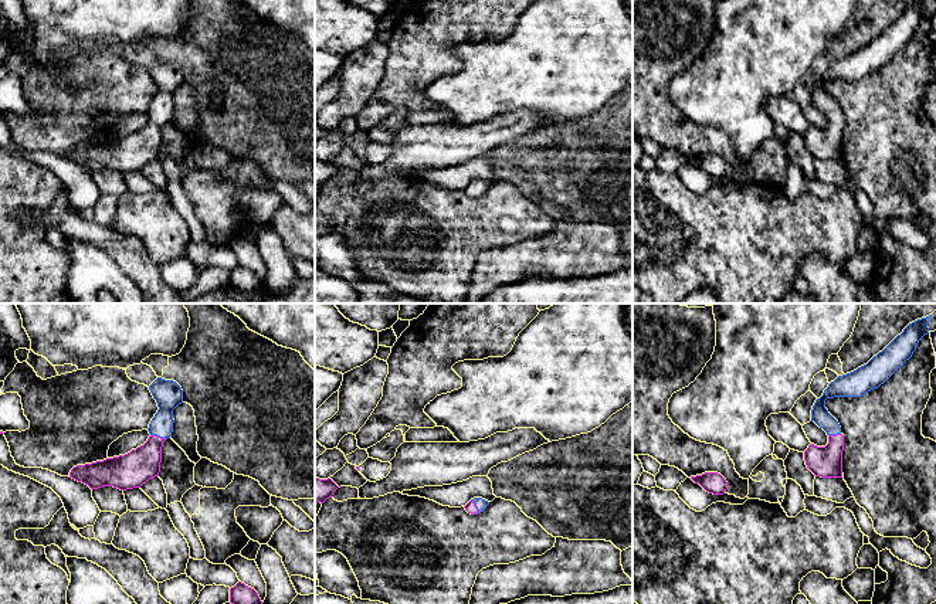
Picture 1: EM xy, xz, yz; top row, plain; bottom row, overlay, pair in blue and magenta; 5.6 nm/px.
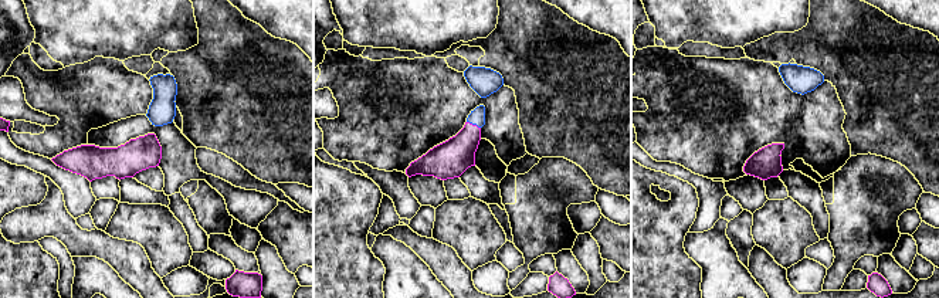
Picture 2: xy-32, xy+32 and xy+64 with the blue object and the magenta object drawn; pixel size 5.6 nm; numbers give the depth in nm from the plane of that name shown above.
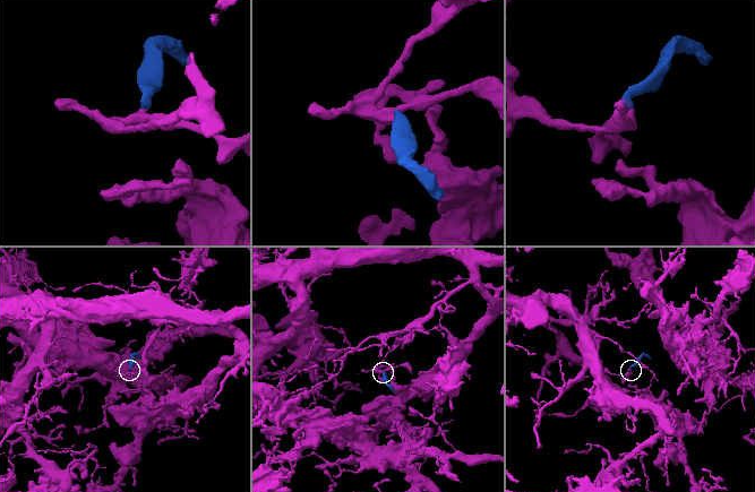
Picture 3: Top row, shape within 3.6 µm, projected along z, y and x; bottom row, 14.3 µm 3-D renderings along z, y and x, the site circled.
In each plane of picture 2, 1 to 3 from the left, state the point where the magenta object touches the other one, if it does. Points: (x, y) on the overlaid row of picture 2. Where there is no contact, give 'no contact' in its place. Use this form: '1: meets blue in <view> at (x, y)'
1: no contact
2: meets blue in xy+32 at (474, 124)
3: no contact

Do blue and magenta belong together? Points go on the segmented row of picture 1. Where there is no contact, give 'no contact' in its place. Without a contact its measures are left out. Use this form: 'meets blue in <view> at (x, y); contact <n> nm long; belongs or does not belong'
meets blue in xy at (159, 435); contact 100 nm long; belongs

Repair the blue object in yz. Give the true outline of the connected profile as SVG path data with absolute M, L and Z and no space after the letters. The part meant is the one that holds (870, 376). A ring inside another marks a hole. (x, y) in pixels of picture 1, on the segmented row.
M932 315L909 323L882 352L857 370L838 376L815 400L811 421L828 435L825 447L810 444L804 451L807 468L821 478L842 478L844 435L838 421L825 408L825 400L834 397L861 397L884 384L909 360L919 340L929 333Z

